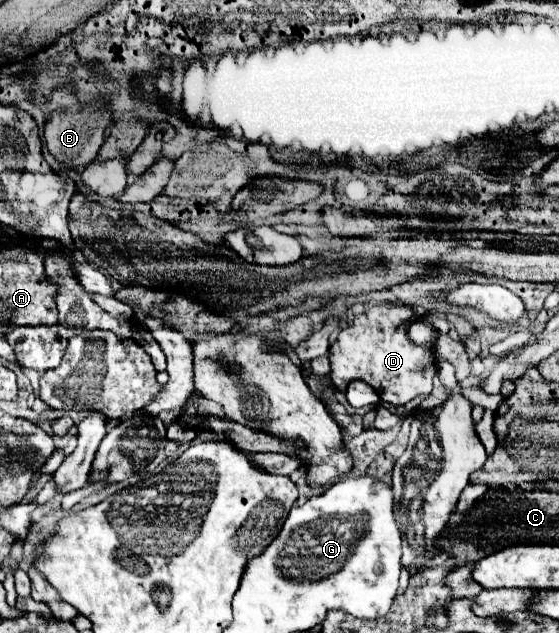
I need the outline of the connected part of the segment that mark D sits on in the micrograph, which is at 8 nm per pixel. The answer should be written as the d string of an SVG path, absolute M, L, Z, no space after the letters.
M379 305L369 309L363 315L357 315L353 325L349 325L347 329L341 329L337 341L331 345L333 383L345 389L349 381L361 379L371 387L375 387L383 401L393 405L405 405L419 395L429 395L433 389L435 361L431 359L427 347L415 345L407 339L407 329L417 319L425 319L435 329L439 329L439 333L449 331L449 323L443 315L427 313L423 317L415 317L413 311L409 311L403 305L397 305L397 307Z

